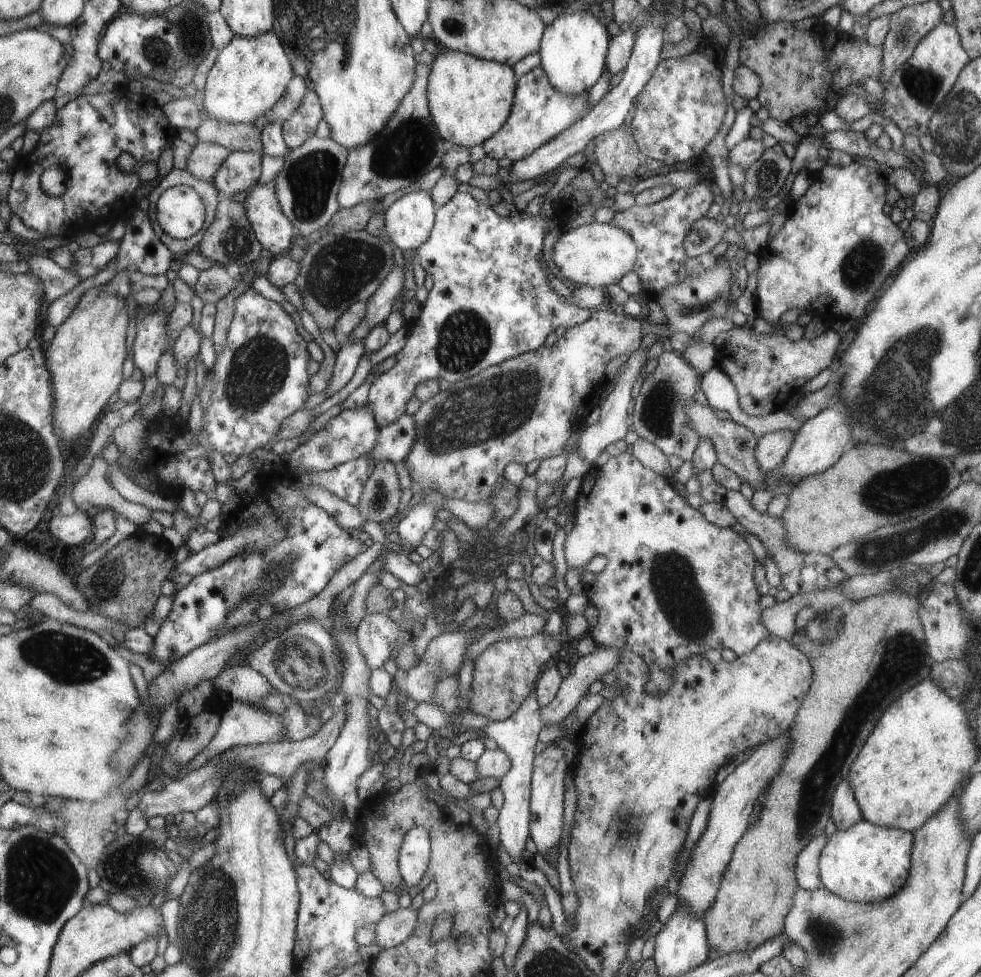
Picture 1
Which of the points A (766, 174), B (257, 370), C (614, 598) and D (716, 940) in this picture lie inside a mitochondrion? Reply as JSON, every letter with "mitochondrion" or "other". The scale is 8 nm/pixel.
{"A":"mitochondrion","B":"mitochondrion","C":"other","D":"other"}

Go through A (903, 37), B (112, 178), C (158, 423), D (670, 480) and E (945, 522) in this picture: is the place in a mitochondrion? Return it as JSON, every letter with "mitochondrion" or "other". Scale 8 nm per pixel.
{"A":"mitochondrion","B":"other","C":"other","D":"other","E":"mitochondrion"}

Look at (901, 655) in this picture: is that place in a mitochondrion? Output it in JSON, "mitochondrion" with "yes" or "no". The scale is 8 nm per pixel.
{"mitochondrion":"yes"}

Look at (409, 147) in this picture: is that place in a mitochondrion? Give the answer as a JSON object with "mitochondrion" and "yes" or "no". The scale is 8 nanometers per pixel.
{"mitochondrion":"yes"}

